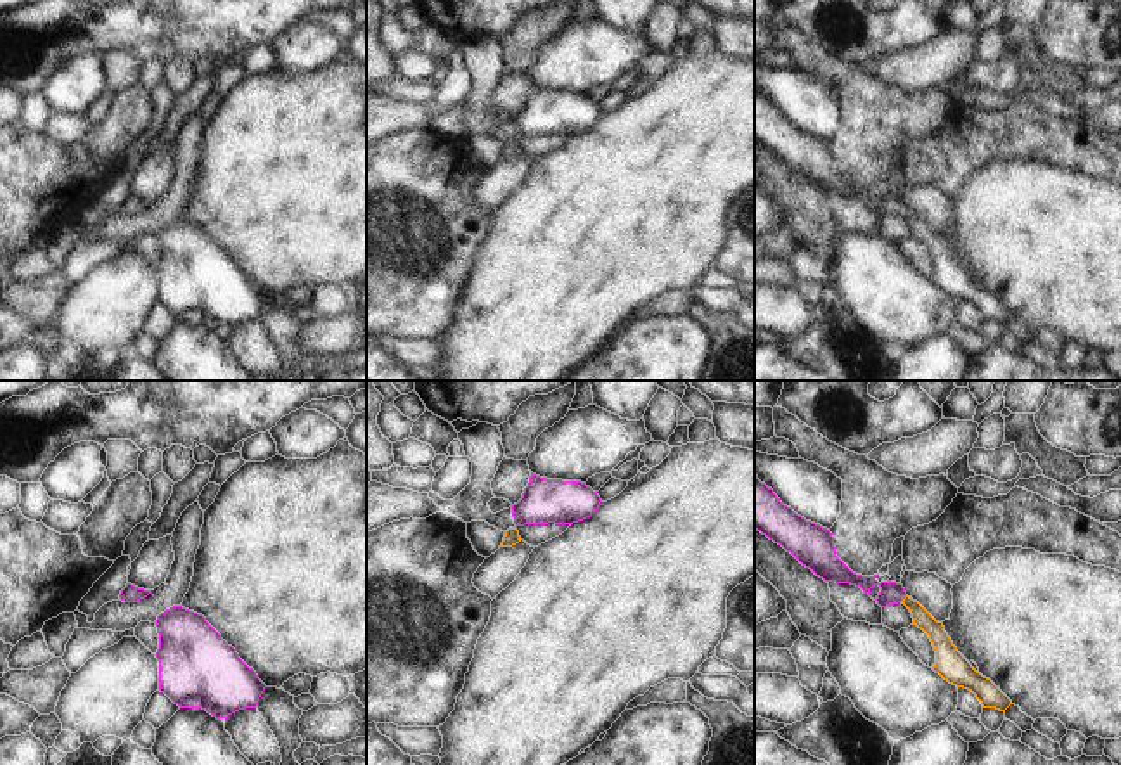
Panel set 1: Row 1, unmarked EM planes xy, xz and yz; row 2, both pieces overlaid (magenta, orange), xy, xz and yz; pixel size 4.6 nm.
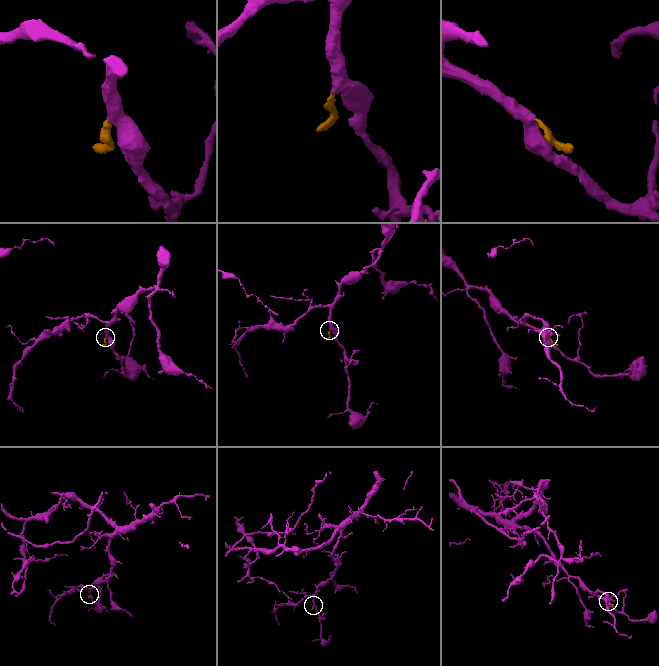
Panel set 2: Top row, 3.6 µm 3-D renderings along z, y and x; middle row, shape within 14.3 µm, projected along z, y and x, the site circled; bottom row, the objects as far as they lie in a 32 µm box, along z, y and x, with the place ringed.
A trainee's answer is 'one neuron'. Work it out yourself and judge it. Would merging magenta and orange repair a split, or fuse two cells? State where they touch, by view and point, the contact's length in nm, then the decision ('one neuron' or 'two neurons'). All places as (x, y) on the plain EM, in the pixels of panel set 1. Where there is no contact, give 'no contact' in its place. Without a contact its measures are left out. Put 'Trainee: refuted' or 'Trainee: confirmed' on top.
Trainee: confirmed
contact yz (903, 210); length 50 nm; one neuron

